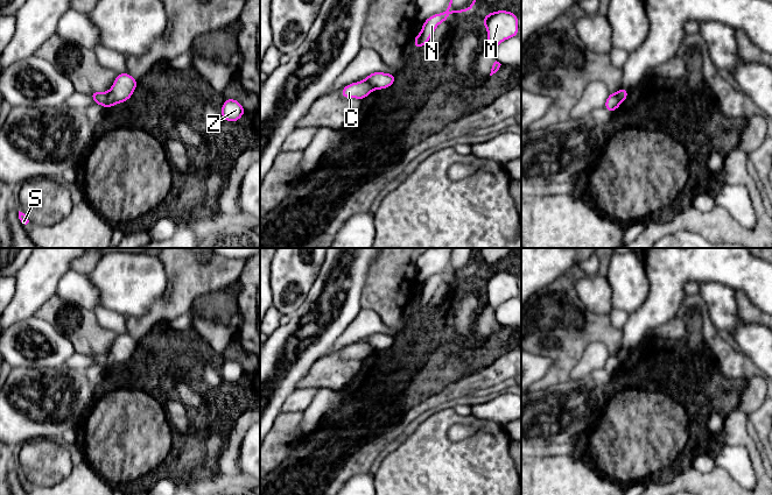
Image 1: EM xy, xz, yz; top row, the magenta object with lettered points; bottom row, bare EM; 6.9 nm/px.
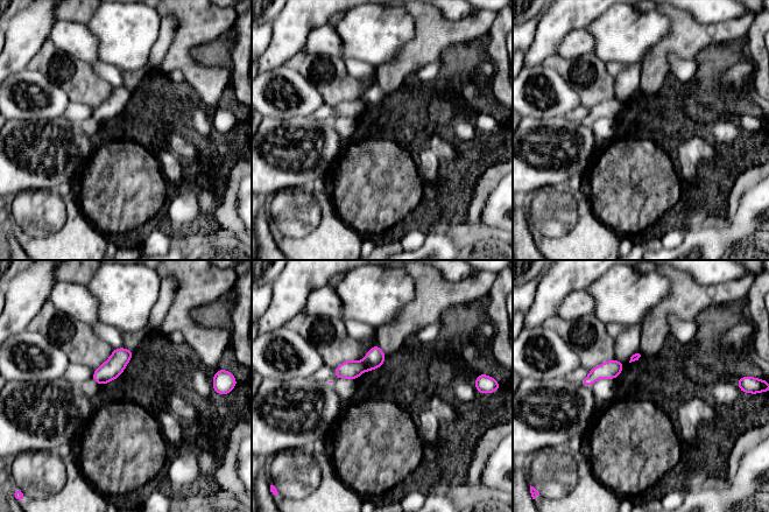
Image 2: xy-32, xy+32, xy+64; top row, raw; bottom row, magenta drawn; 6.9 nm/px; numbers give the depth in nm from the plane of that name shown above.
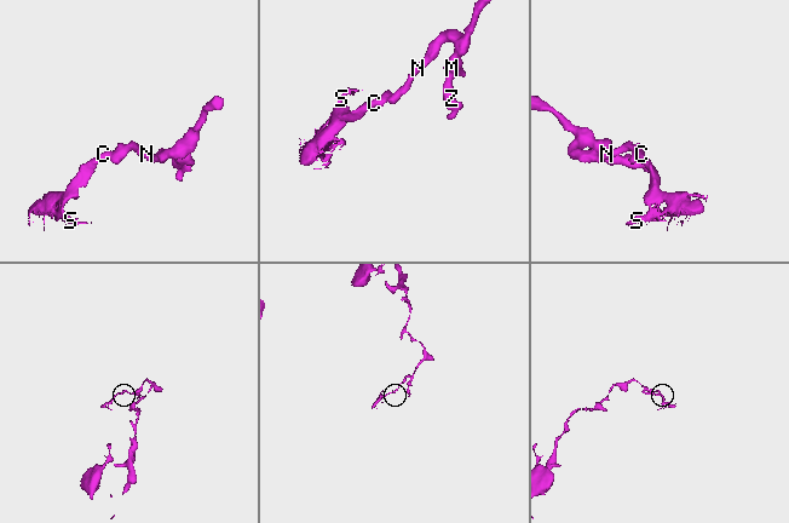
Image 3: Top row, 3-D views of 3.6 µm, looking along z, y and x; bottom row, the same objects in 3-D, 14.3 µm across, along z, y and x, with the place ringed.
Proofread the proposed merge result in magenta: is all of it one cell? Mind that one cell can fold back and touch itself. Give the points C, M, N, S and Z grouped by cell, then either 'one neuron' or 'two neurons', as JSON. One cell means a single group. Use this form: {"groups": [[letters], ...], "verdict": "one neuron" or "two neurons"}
{"groups": [["C", "S"], ["M", "N", "Z"]], "verdict": "two neurons"}

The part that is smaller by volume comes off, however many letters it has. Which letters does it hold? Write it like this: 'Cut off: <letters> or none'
Cut off: C, S

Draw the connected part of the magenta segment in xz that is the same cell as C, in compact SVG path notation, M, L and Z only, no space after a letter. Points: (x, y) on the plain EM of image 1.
M359 341L342 349L342 359L365 360L374 349L366 342Z

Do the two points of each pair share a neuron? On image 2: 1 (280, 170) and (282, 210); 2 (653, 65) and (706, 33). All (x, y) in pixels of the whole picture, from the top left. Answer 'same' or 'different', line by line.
1: different
2: same

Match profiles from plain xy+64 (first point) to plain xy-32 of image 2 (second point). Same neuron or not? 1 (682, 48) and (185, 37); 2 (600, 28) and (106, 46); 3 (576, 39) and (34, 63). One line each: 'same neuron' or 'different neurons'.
1: same neuron
2: same neuron
3: different neurons

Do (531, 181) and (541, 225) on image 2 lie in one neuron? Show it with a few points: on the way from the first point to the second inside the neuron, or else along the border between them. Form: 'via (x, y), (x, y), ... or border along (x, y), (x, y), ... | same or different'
border along (561, 188), (542, 187), (526, 200) | different

